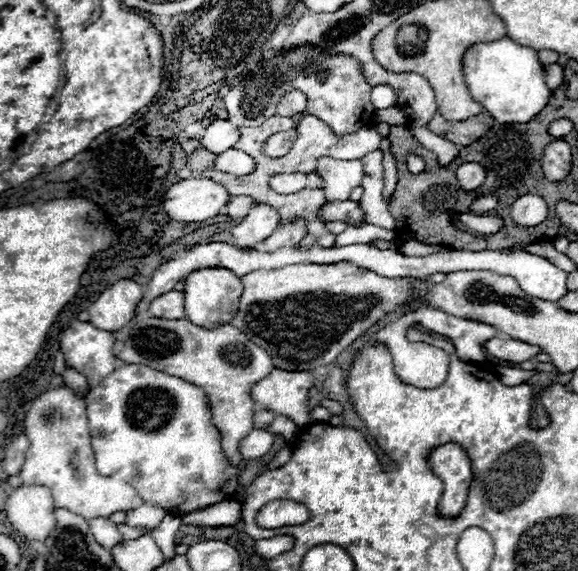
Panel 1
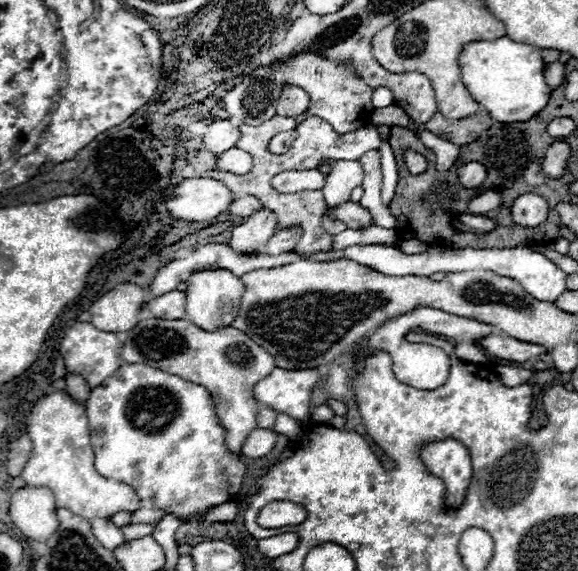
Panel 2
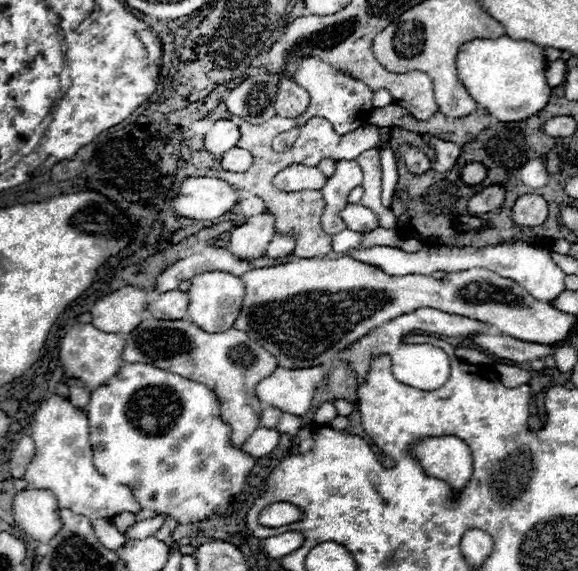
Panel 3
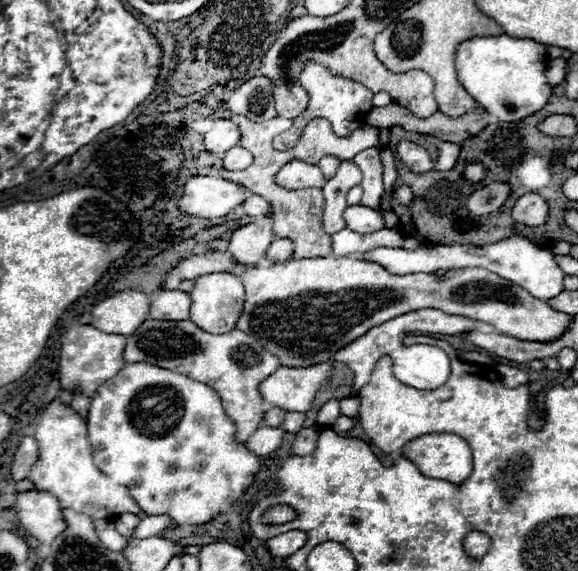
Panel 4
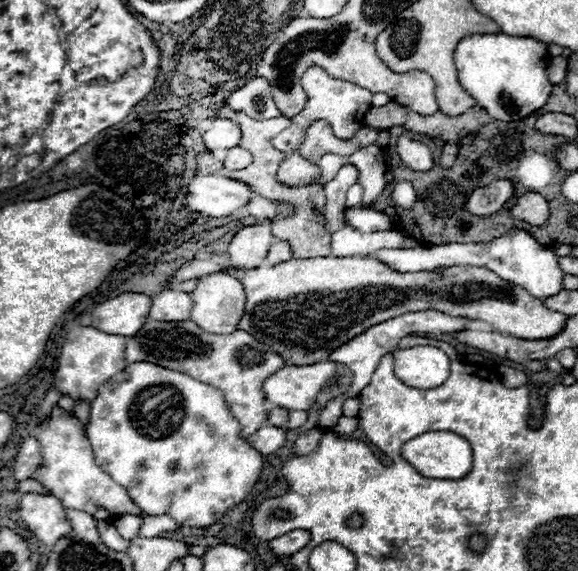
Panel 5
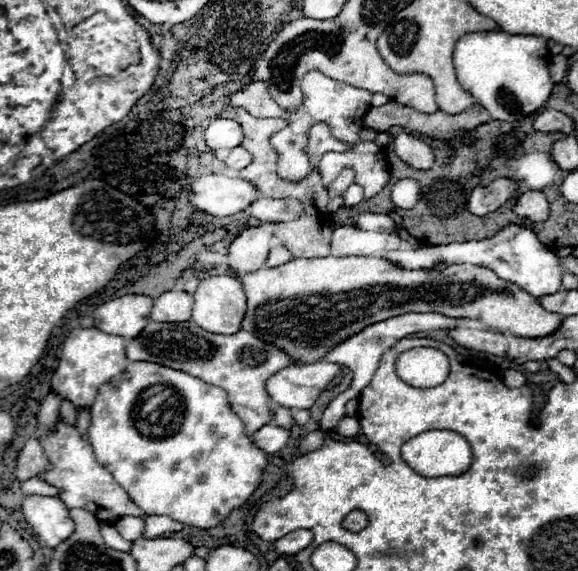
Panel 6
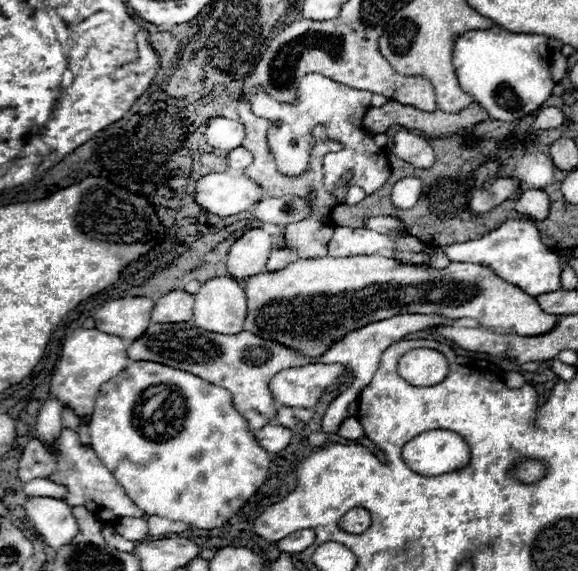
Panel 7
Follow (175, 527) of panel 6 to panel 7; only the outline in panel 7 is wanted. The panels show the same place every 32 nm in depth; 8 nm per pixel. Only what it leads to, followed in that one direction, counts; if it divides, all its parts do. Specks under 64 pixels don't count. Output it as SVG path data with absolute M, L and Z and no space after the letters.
M148 516L146 518L148 528L150 528L150 536L158 536L158 534L174 534L174 532L184 532L190 528L190 524L186 522L172 522L160 516Z

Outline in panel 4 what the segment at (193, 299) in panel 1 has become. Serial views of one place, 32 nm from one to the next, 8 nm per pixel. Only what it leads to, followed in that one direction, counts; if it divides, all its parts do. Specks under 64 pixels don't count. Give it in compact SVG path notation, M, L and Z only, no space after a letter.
M212 272L196 278L196 286L190 292L190 320L210 334L226 334L236 328L236 322L244 310L244 286L242 280L228 272Z

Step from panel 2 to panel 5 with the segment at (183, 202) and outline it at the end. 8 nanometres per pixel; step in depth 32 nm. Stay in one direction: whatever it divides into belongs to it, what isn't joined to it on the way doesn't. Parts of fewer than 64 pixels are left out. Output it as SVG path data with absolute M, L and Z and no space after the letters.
M208 174L190 180L186 204L192 212L222 218L244 208L252 196L254 190L248 184L234 178Z

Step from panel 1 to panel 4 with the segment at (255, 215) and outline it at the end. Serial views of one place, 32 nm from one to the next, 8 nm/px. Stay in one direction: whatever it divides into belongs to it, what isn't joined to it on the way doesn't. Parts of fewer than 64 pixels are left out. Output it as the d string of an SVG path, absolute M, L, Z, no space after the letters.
M254 218L248 226L242 226L232 234L228 252L232 254L232 260L236 264L252 268L260 260L266 258L268 246L274 242L272 222L274 220L256 220Z

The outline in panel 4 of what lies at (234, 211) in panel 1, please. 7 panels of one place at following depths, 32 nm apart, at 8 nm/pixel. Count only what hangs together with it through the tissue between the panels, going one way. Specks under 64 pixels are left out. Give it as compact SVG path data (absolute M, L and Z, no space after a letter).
M256 194L248 196L248 200L244 202L242 208L246 210L248 216L272 216L270 204L266 200L262 200L262 196L256 196Z

